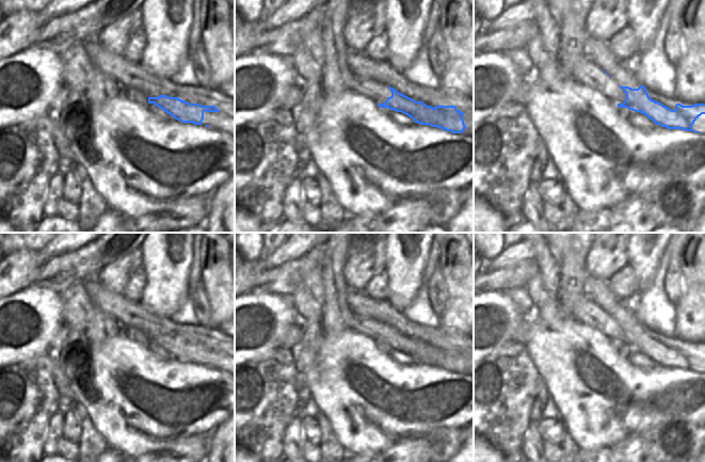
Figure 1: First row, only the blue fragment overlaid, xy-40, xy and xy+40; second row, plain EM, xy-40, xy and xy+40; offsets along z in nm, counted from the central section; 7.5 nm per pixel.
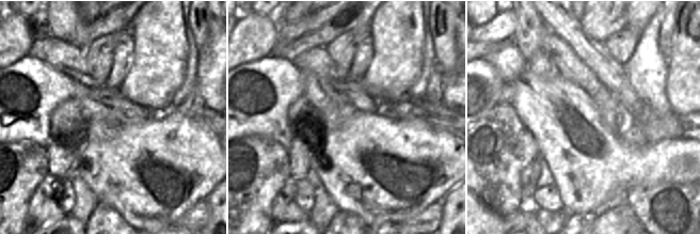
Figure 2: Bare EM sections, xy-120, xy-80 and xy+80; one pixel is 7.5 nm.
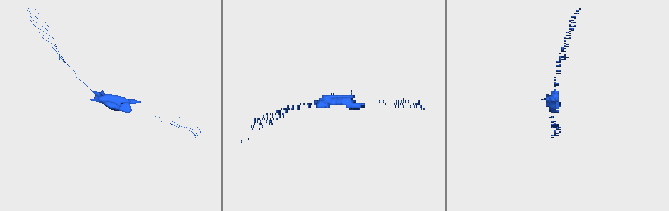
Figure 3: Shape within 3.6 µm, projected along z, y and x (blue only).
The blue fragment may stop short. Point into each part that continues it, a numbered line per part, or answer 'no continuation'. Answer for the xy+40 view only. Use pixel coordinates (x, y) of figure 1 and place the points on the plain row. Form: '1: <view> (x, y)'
1: xy+40 (582, 308)

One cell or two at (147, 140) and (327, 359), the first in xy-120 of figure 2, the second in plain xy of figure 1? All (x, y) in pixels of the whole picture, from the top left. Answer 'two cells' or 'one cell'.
one cell

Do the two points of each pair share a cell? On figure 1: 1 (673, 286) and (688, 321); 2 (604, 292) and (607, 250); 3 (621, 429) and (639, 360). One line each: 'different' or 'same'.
1: different
2: different
3: different

